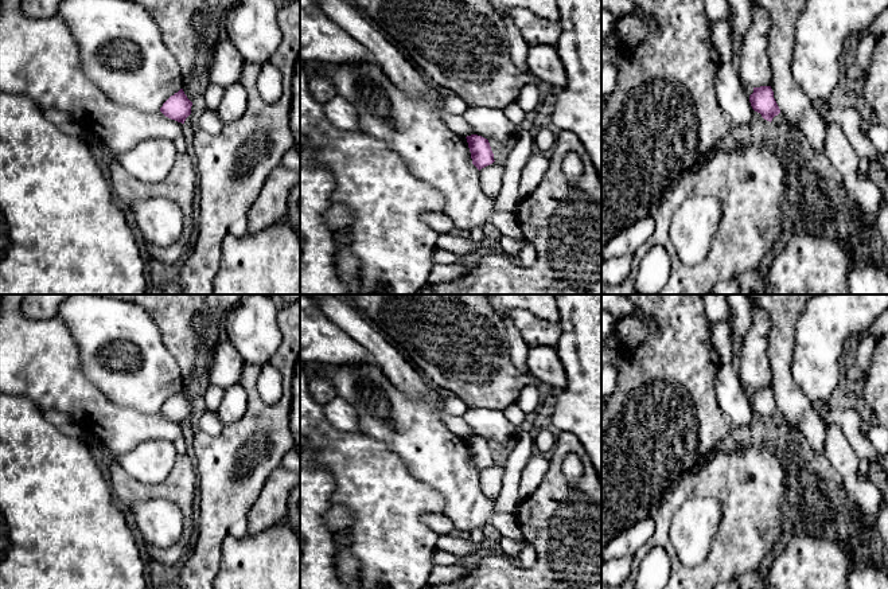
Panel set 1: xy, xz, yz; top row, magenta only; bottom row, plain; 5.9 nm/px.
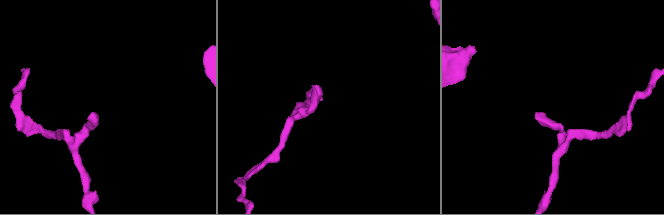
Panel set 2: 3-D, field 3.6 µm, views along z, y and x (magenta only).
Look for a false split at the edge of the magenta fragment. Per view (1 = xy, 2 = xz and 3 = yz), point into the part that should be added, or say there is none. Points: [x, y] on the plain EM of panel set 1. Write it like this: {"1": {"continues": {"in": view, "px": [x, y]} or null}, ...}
{"1": {"continues": null}, "2": {"continues": null}, "3": {"continues": null}}

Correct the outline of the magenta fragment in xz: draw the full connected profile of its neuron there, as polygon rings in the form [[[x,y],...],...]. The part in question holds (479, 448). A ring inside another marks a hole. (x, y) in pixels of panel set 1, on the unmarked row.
[[[471,436],[467,437],[468,449],[471,453],[472,465],[480,472],[482,469],[492,465],[494,455],[487,440]]]

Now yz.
[[[771,387],[753,389],[753,394],[749,397],[749,403],[752,410],[770,424],[780,414]]]

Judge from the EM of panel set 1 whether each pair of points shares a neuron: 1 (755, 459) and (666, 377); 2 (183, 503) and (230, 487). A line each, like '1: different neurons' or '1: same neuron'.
1: different neurons
2: different neurons

